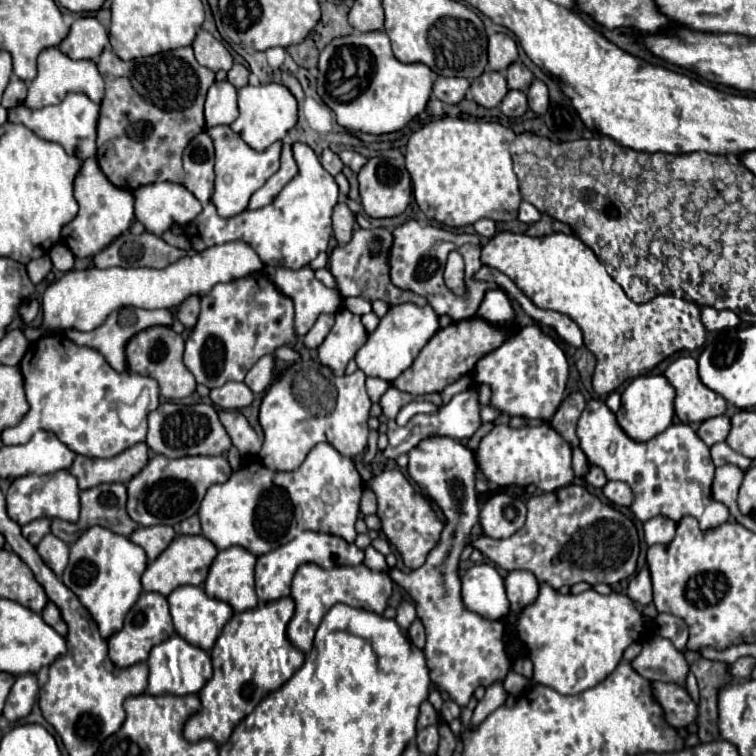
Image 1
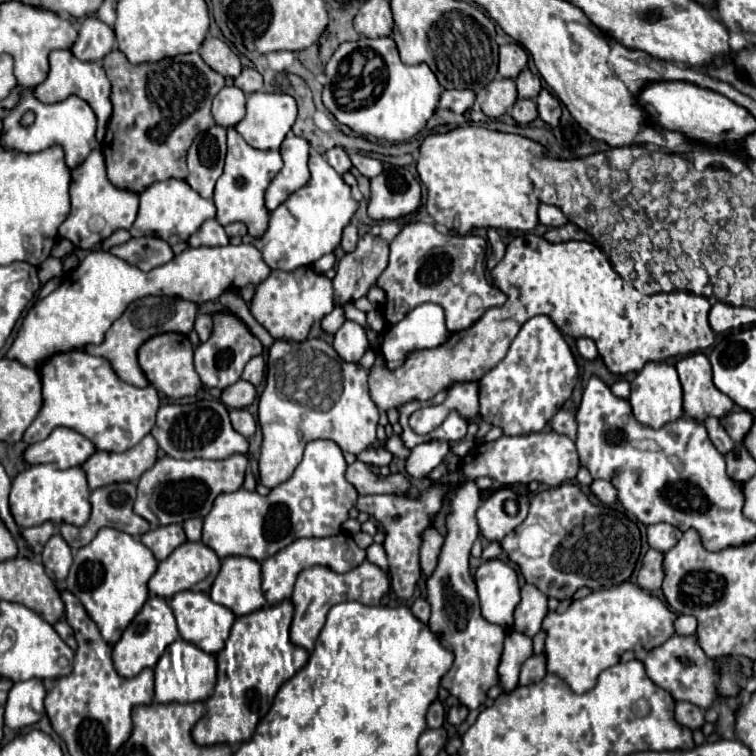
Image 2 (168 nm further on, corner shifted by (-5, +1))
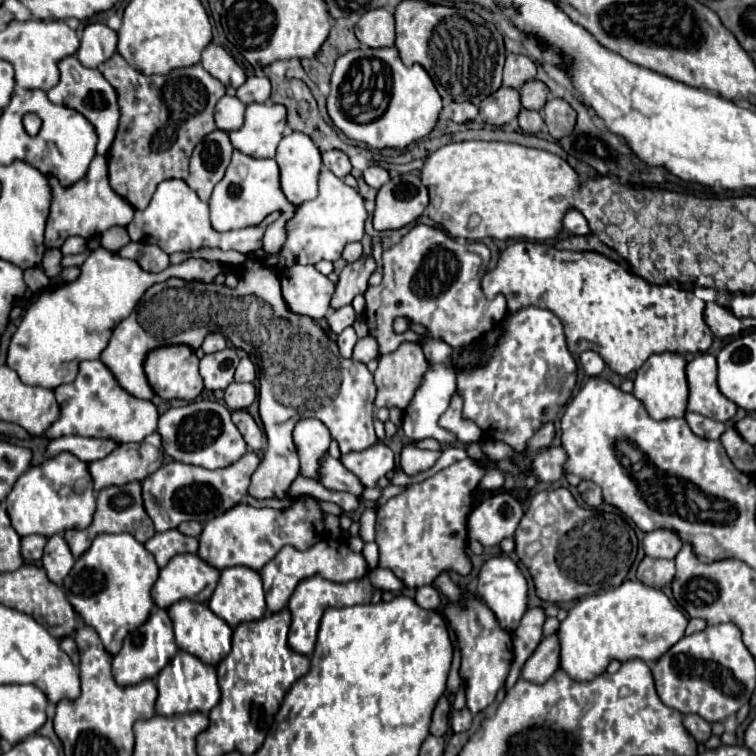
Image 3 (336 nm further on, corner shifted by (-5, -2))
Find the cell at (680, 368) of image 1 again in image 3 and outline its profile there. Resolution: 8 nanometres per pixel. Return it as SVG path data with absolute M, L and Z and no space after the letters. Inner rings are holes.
M699 354L687 362L689 412L703 414L717 422L729 422L737 414L737 406L717 388L717 362L711 354Z

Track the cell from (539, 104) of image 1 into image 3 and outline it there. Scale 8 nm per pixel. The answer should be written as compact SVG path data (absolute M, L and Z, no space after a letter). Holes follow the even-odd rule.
M549 98L547 104L543 106L543 120L549 130L549 134L559 140L567 134L571 134L575 126L575 110L559 98Z

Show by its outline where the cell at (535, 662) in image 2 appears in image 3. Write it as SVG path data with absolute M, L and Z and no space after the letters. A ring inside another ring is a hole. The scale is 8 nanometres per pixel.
M553 634L539 642L535 654L531 654L531 658L523 666L521 678L535 684L543 684L551 678L551 674L557 668L559 668L559 640Z

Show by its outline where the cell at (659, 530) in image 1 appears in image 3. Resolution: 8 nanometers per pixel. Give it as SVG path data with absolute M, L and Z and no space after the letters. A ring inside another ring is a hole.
M653 530L643 538L645 554L651 558L675 558L681 544L681 538L673 530Z

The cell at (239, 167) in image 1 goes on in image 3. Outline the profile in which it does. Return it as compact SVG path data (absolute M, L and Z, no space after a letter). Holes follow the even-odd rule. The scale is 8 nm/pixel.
M233 150L231 164L227 168L227 174L223 176L223 182L215 186L213 196L209 200L211 208L211 224L217 232L227 232L227 230L237 230L237 228L247 228L247 226L259 226L265 216L271 212L281 212L281 216L265 228L263 234L263 248L273 254L277 252L283 242L285 242L285 222L293 216L295 206L287 202L279 188L279 166L275 160L267 158L251 158L239 150Z

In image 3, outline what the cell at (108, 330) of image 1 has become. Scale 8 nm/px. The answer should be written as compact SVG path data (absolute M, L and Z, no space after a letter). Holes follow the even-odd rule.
M247 260L241 268L239 286L237 290L231 290L227 286L217 284L201 284L201 282L185 282L179 278L169 278L165 282L153 284L143 298L139 300L137 308L131 312L129 318L125 318L115 330L107 344L107 348L101 352L101 362L111 368L113 376L121 384L123 390L137 398L151 400L153 390L143 374L143 360L149 350L169 344L187 344L191 348L199 348L207 332L221 332L225 334L235 348L247 348L257 350L259 354L259 414L263 420L263 428L267 434L267 448L263 454L261 464L257 466L249 494L255 498L283 498L291 482L299 474L299 456L293 444L293 428L303 418L317 418L321 420L329 432L331 438L339 442L339 448L343 454L359 452L377 442L375 430L373 430L373 400L375 400L375 384L373 374L367 370L363 362L347 360L339 354L337 344L327 338L327 334L315 324L315 320L307 316L293 314L287 304L281 298L281 286L277 274L263 266L261 262Z

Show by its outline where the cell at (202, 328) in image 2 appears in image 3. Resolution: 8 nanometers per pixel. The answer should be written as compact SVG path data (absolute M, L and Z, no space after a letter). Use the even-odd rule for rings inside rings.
M207 334L207 338L201 344L201 350L205 354L211 354L211 352L217 352L217 350L223 350L225 346L227 346L227 342L225 342L223 334Z

